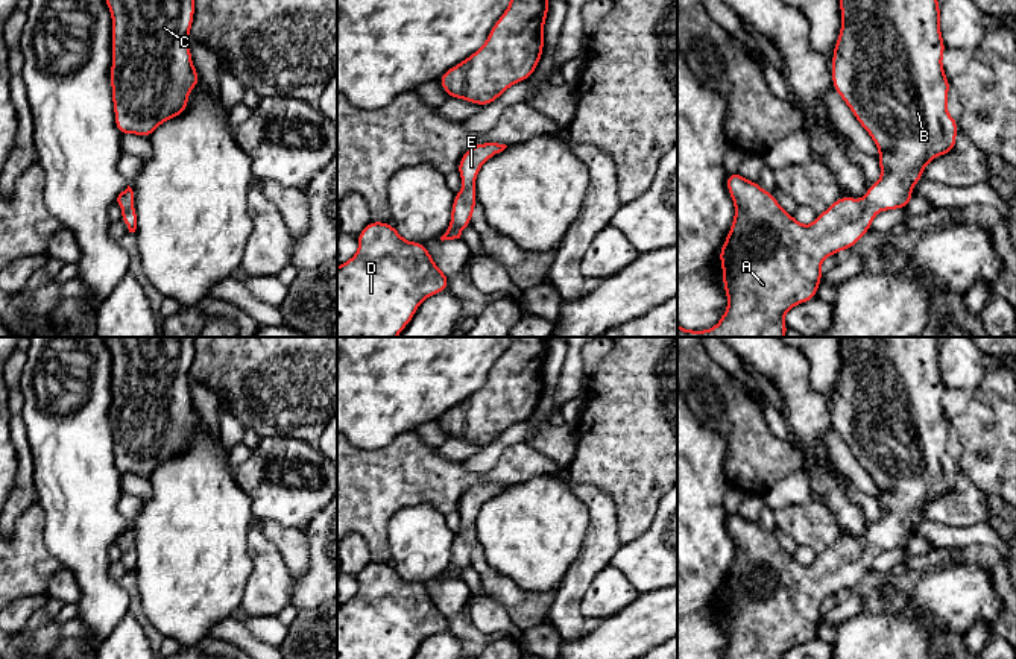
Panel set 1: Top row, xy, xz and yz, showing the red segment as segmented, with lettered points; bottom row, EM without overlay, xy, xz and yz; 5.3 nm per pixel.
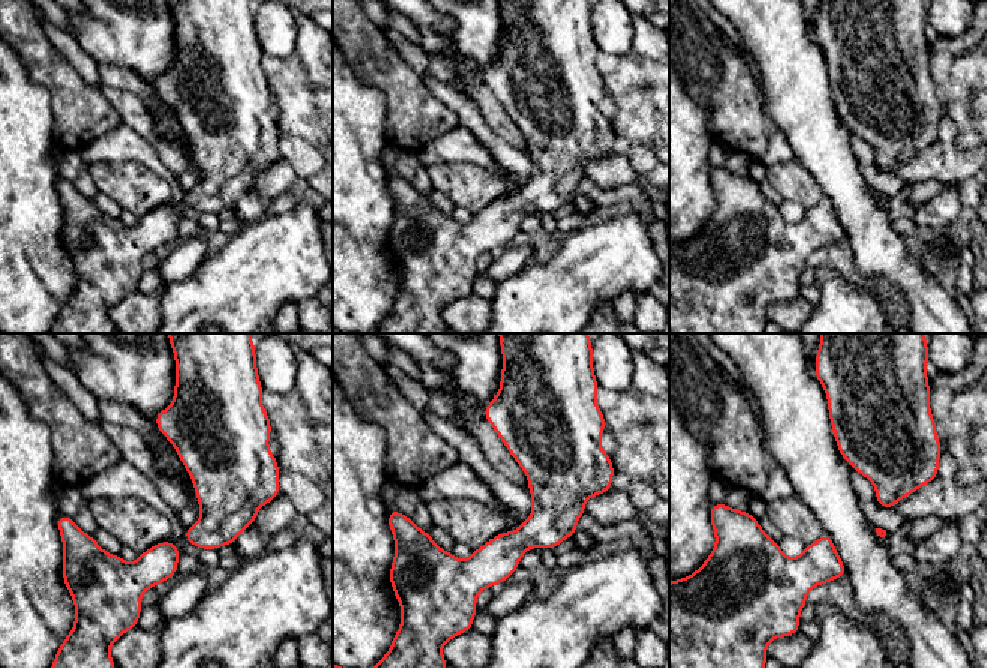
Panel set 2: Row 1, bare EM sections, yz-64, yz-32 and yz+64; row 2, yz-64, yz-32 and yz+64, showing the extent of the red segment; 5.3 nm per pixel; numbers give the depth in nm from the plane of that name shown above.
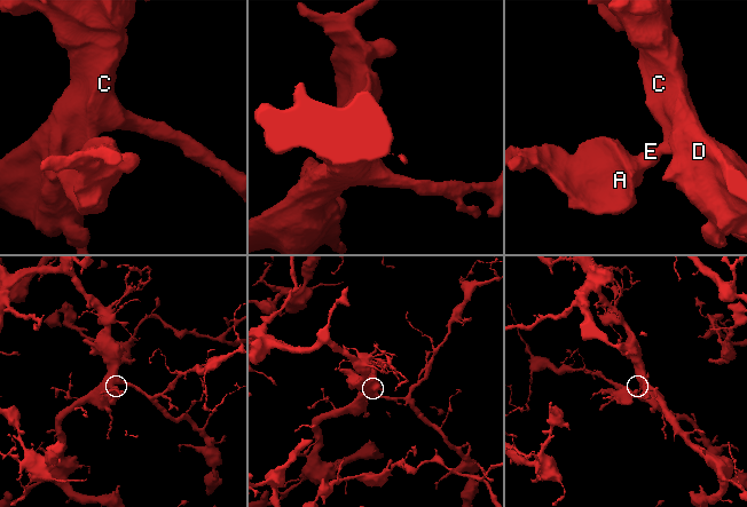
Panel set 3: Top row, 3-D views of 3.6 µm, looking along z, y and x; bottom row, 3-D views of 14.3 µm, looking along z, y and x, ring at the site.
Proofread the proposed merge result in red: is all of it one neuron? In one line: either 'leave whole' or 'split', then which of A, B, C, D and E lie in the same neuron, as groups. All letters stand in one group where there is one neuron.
leave whole; A B C D E

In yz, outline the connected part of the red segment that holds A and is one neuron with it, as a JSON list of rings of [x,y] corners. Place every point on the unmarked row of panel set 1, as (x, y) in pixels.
[[[840,337],[841,369],[832,393],[832,427],[867,471],[879,490],[881,519],[870,524],[863,541],[841,536],[812,565],[799,563],[779,547],[773,533],[743,515],[727,513],[726,527],[735,545],[735,557],[720,589],[723,629],[727,650],[721,659],[784,659],[784,654],[817,638],[823,621],[820,606],[828,595],[854,588],[870,571],[875,556],[882,551],[907,548],[911,527],[922,519],[926,504],[955,489],[958,462],[948,452],[948,433],[952,425],[945,418],[942,396],[946,386],[940,370],[940,343],[936,337]]]

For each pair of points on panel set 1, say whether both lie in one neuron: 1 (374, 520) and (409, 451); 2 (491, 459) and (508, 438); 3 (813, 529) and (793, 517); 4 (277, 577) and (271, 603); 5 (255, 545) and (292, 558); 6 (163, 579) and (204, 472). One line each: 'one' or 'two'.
1: one
2: one
3: one
4: one
5: two
6: one

